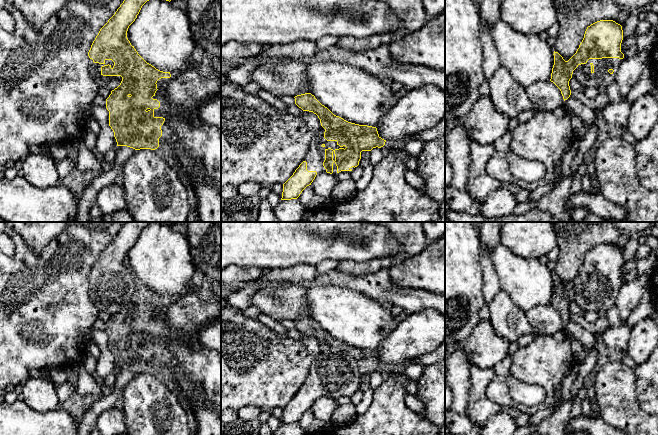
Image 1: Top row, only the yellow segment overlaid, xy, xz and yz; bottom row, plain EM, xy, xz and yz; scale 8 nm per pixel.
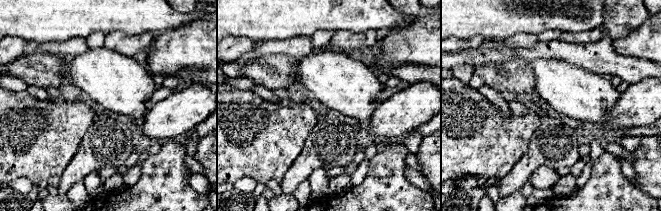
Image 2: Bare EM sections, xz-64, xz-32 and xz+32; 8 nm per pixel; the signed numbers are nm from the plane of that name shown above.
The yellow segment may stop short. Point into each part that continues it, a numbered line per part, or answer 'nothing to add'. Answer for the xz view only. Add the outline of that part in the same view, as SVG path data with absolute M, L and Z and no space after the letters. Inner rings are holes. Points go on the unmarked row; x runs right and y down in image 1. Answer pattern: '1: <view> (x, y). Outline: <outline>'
1: xz (315, 380). Outline: M321 350L320 355L312 363L306 381L303 385L307 386L308 395L316 395L317 398L326 396L323 390L325 384L325 374L331 372L333 374L339 372L346 372L345 370L340 371L337 365L327 365L324 362L325 353Z

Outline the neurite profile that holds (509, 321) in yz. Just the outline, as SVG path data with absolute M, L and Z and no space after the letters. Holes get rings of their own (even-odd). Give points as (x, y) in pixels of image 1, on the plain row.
M500 290L488 304L490 322L497 335L510 344L522 336L534 333L525 312L515 304L505 290Z

